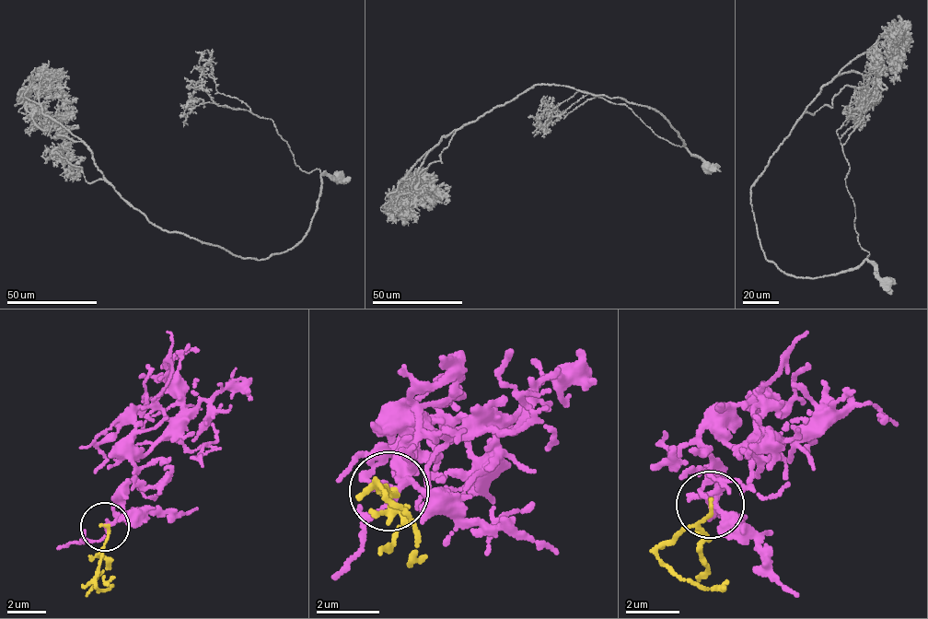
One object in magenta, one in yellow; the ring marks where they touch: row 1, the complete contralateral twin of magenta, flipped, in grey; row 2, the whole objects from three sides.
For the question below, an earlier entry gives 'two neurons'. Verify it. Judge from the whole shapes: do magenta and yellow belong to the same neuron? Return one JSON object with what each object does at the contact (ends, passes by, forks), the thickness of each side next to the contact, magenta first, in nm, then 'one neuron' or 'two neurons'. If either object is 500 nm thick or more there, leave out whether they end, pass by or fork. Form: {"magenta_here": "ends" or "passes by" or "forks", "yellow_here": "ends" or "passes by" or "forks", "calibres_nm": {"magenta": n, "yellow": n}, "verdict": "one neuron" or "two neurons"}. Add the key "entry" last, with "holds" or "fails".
{"magenta_here": "forks", "yellow_here": "ends", "calibres_nm": {"magenta": 140, "yellow": 150}, "verdict": "one neuron", "entry": "fails"}

